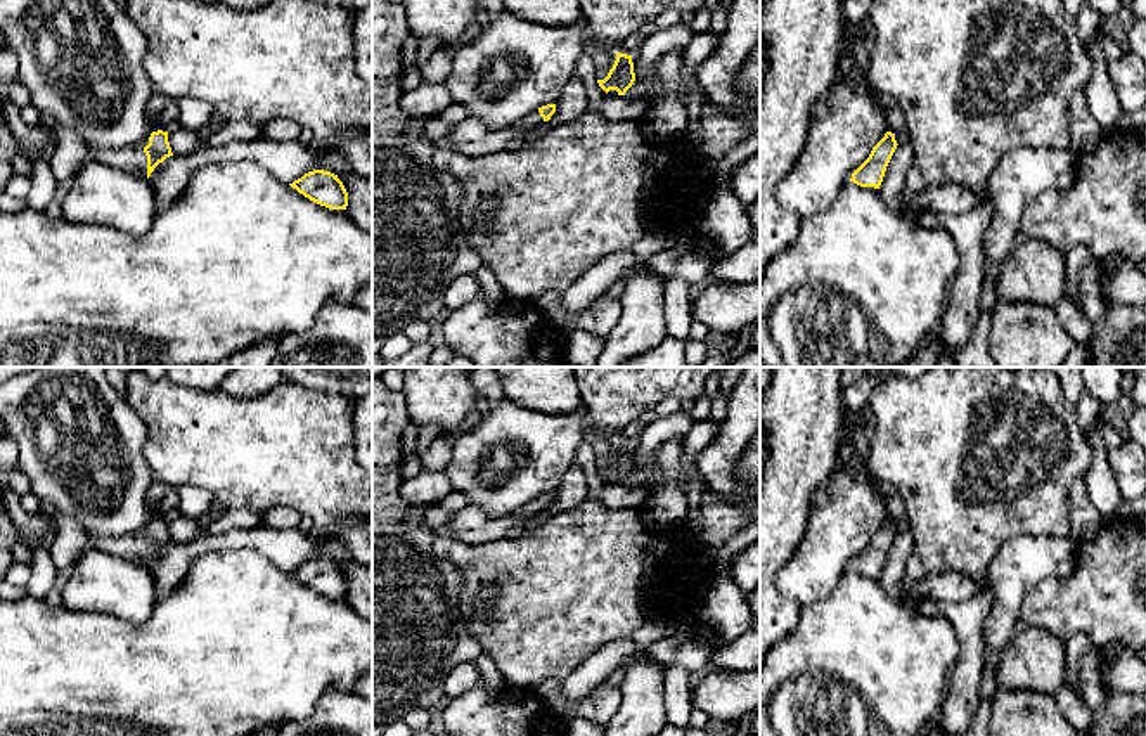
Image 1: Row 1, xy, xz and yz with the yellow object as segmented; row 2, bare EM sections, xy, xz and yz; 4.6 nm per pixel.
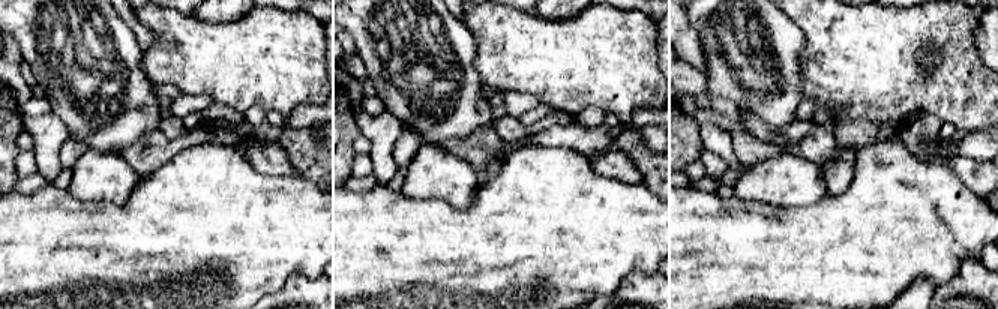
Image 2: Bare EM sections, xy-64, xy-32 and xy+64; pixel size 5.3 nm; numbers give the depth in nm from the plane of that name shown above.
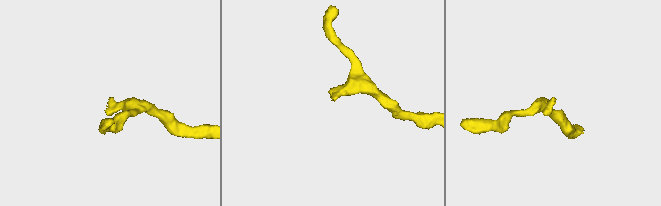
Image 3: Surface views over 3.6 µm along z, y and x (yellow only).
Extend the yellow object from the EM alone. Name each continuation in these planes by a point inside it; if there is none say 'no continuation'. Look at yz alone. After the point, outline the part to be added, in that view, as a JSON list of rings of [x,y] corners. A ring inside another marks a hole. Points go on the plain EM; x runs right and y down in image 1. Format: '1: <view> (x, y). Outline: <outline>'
no continuation

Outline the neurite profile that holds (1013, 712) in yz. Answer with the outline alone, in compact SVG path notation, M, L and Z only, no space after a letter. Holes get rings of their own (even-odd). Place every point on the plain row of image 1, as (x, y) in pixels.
M999 689L992 698L988 736L1073 736L1054 694Z

